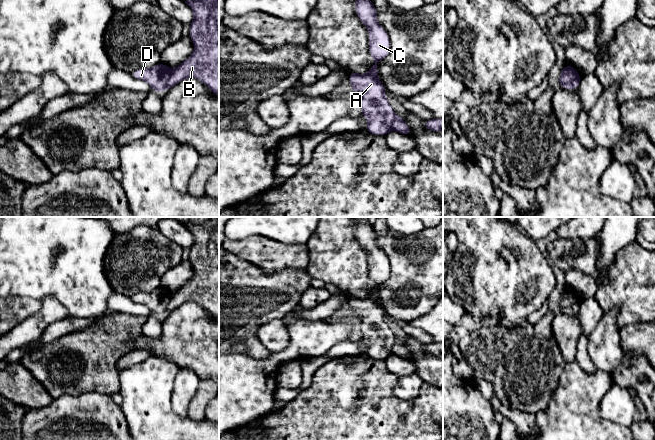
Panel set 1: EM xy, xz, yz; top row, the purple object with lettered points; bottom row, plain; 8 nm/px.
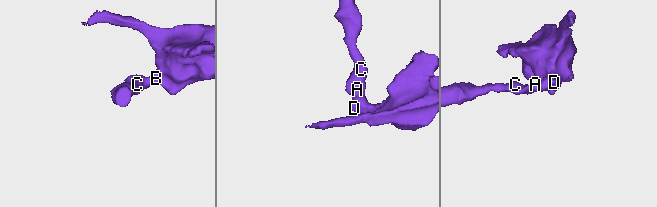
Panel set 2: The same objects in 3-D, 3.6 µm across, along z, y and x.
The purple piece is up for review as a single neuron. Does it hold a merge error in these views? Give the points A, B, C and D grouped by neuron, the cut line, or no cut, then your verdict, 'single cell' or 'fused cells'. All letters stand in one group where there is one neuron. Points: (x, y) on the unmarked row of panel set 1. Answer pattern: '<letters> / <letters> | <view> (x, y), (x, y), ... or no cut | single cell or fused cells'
A C D / B | xy (171, 293), (166, 312) | fused cells

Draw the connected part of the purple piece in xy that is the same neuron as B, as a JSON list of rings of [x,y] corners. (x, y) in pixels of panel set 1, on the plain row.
[[[211,217],[203,224],[186,224],[194,236],[189,260],[194,267],[194,276],[179,290],[171,293],[167,313],[187,302],[197,302],[219,321],[219,217]]]

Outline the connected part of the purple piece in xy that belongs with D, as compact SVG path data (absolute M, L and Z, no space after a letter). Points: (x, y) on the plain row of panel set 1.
M162 286L151 292L137 293L131 297L135 303L146 305L157 317L167 314L170 298L171 293Z

